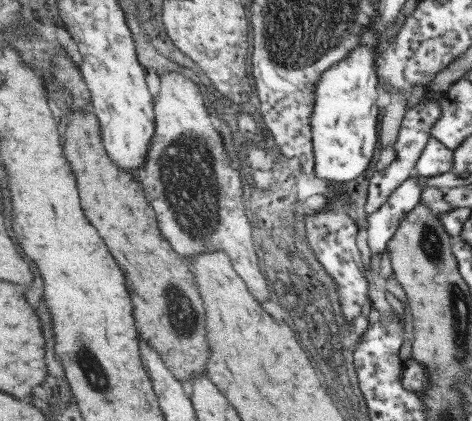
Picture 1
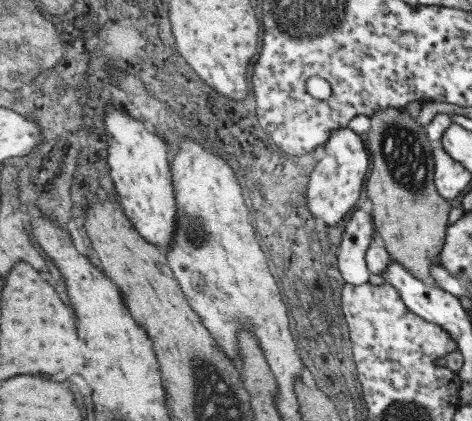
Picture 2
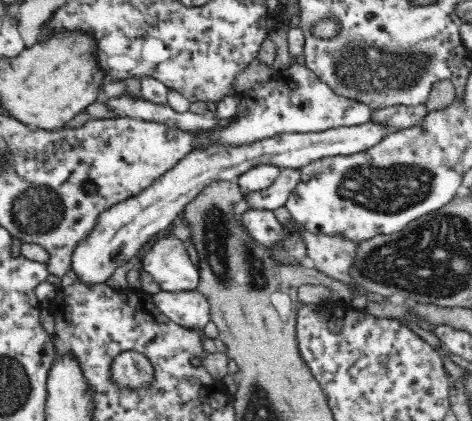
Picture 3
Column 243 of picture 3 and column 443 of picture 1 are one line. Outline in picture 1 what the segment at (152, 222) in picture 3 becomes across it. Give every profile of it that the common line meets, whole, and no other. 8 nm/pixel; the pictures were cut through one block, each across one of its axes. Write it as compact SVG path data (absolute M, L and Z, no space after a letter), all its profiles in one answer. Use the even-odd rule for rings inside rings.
M429 138L417 164L415 170L419 178L437 178L453 170L453 152L449 152L445 146L441 146L437 140Z

